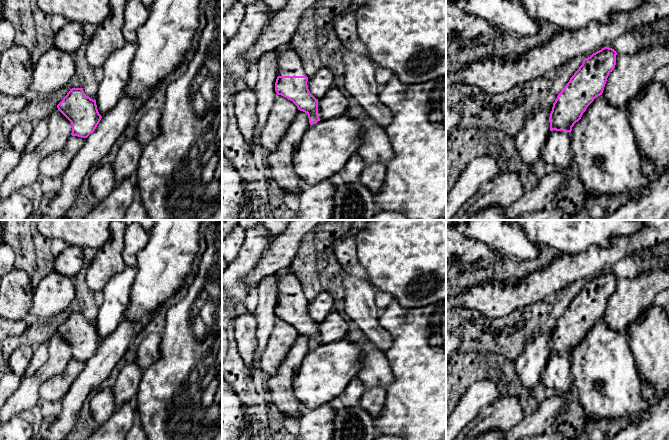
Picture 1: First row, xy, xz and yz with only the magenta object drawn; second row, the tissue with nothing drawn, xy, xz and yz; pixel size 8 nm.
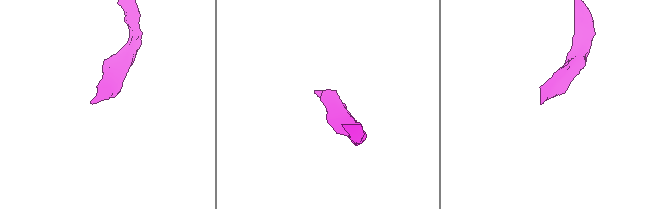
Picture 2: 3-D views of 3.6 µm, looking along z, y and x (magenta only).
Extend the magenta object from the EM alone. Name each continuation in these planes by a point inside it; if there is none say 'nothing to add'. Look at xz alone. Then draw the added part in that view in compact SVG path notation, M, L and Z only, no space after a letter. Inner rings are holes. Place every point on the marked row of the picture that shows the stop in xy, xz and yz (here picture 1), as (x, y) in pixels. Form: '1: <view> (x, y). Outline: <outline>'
1: xz (290, 64). Outline: M289 43L279 47L278 52L278 76L306 76L302 60Z

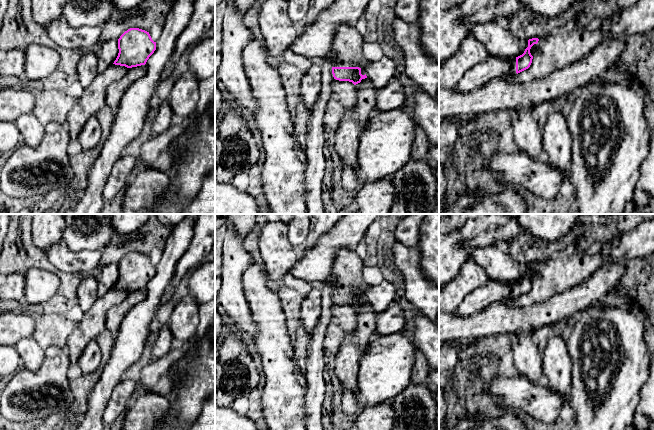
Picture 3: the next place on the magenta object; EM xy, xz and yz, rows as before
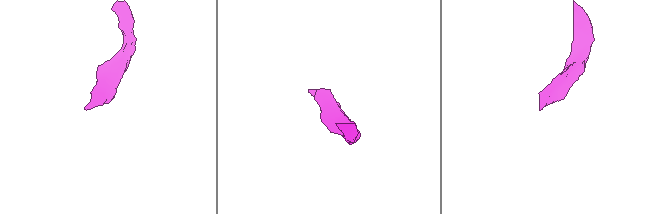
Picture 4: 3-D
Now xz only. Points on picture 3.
1: xz (346, 51). Outline: M339 25L333 39L330 52L324 57L330 59L332 67L359 67L365 75L365 67L369 61L363 54L363 36L355 26Z

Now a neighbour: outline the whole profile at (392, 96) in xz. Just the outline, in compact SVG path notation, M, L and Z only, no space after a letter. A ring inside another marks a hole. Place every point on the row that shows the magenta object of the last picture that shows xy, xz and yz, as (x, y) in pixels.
M397 79L376 90L376 109L381 112L400 109L405 102L405 87Z

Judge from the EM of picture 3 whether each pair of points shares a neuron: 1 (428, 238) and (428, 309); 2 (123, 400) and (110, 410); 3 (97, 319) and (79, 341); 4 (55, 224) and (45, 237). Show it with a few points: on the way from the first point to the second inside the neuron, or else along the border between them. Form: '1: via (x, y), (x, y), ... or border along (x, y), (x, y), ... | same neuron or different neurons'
1: border along (419, 257), (421, 271), (428, 280) | different neurons
2: via (120, 403), (113, 410) | same neuron
3: via (92, 324), (81, 336) | same neuron
4: via (52, 227), (45, 234) | same neuron

